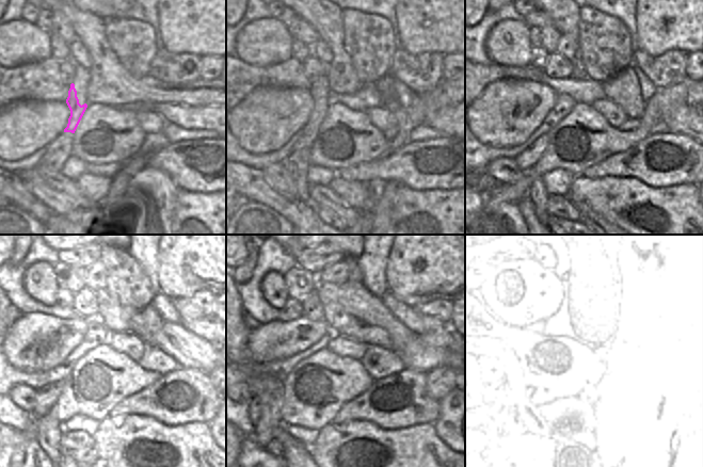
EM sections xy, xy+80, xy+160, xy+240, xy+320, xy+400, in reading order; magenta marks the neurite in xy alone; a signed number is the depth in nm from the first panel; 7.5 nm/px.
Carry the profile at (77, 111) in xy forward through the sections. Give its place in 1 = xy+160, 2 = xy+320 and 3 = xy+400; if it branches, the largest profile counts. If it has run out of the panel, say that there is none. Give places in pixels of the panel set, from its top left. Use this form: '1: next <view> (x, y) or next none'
1: next xy+160 (525, 160)
2: next xy+320 (268, 389)
3: next xy+400 (496, 360)

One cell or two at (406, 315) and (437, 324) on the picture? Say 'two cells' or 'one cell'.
one cell

